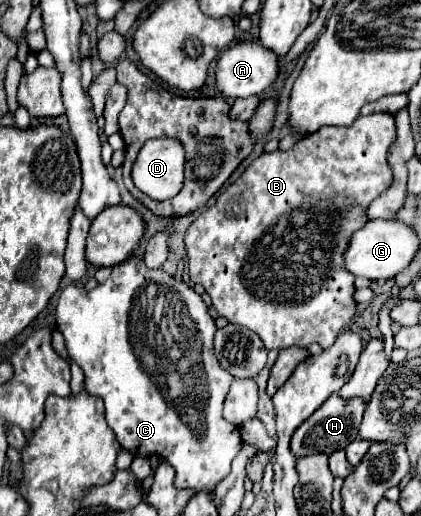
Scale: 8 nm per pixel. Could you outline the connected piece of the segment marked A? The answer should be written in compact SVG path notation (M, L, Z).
M238 43L226 49L216 63L216 87L228 99L254 97L268 91L278 77L278 57L264 51L260 43Z

